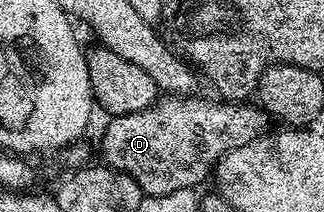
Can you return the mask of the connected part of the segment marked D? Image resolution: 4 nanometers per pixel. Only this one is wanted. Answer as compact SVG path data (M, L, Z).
M168 94L157 99L151 108L111 117L100 140L103 163L129 175L144 196L195 189L196 184L213 175L221 156L265 135L264 127L270 120L269 113L255 103L216 100L203 100L200 94Z

